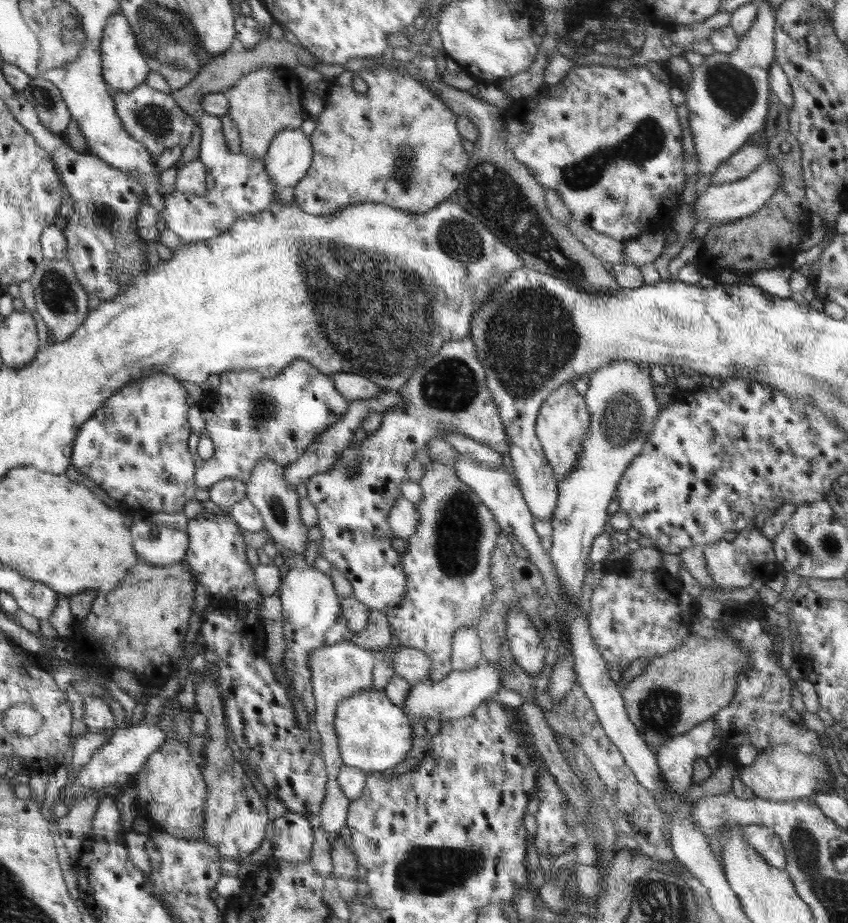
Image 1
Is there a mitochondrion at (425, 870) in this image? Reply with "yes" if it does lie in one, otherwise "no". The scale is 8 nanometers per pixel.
yes

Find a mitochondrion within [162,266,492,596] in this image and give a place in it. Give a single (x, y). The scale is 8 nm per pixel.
(458, 534)

